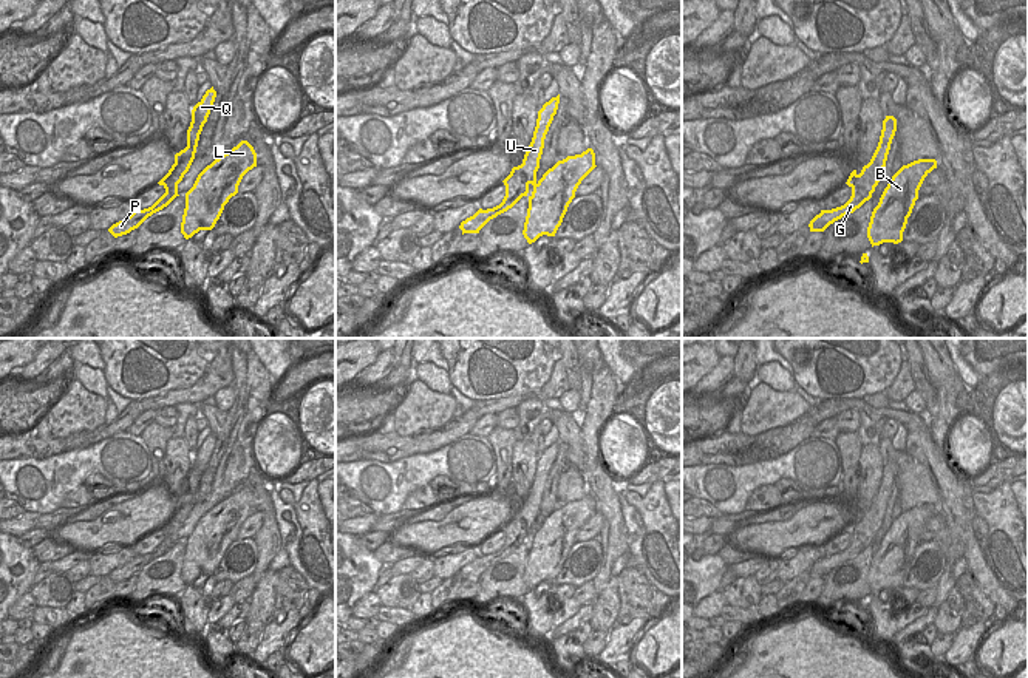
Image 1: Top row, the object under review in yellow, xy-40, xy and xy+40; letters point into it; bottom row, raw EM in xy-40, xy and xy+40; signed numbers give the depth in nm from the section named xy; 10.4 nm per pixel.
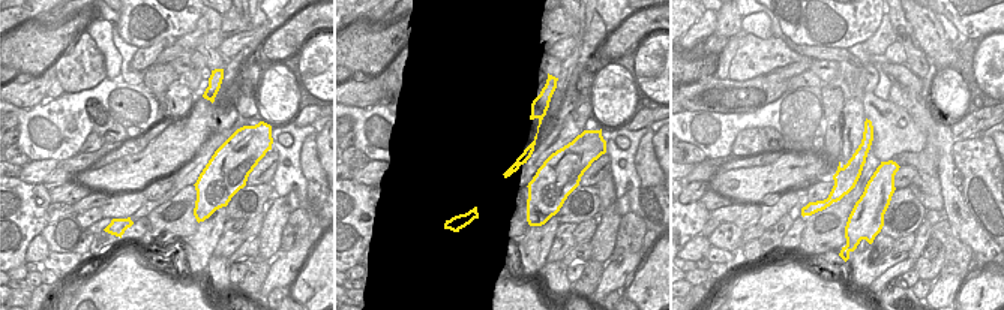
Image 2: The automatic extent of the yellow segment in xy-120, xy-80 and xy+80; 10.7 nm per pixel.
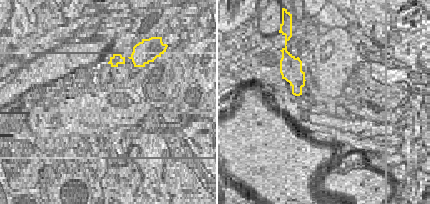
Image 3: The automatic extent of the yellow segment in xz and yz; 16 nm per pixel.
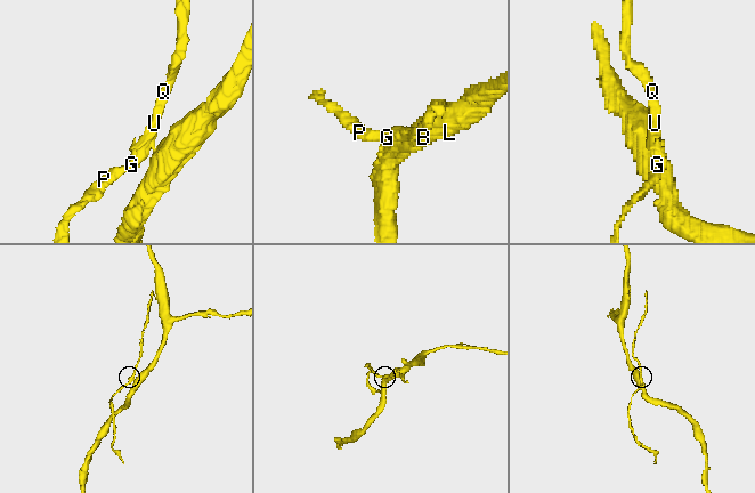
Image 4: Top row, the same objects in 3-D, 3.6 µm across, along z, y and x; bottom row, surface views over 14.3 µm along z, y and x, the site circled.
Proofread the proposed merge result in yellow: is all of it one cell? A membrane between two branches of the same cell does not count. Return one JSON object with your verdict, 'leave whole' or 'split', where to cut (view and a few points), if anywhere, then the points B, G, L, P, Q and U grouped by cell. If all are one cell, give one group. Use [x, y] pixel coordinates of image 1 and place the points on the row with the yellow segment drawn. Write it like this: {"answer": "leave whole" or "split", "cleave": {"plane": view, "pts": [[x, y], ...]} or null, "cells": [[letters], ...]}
{"answer": "split", "cleave": {"plane": "xy", "pts": [[538, 184], [534, 187]]}, "cells": [["B", "L"], ["G", "P", "Q", "U"]]}

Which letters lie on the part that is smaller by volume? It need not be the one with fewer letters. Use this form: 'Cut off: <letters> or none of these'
Cut off: G, P, Q, U

